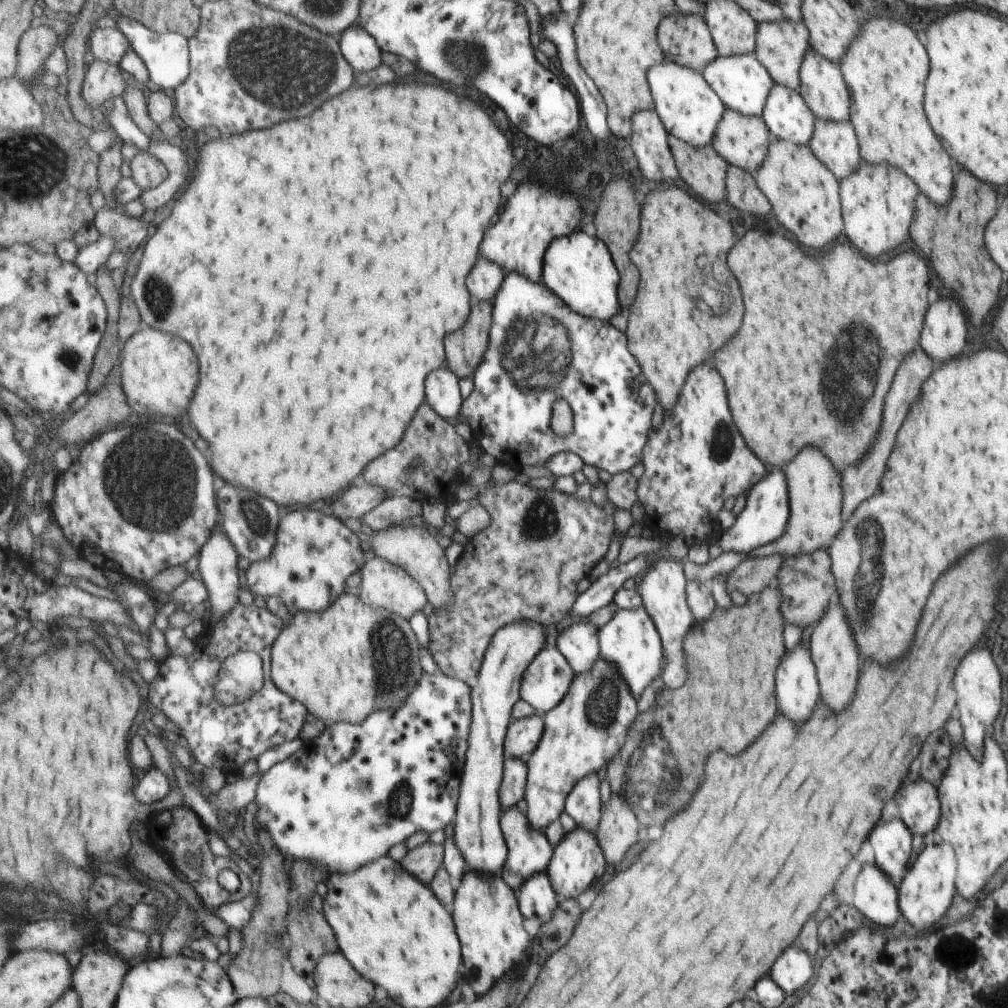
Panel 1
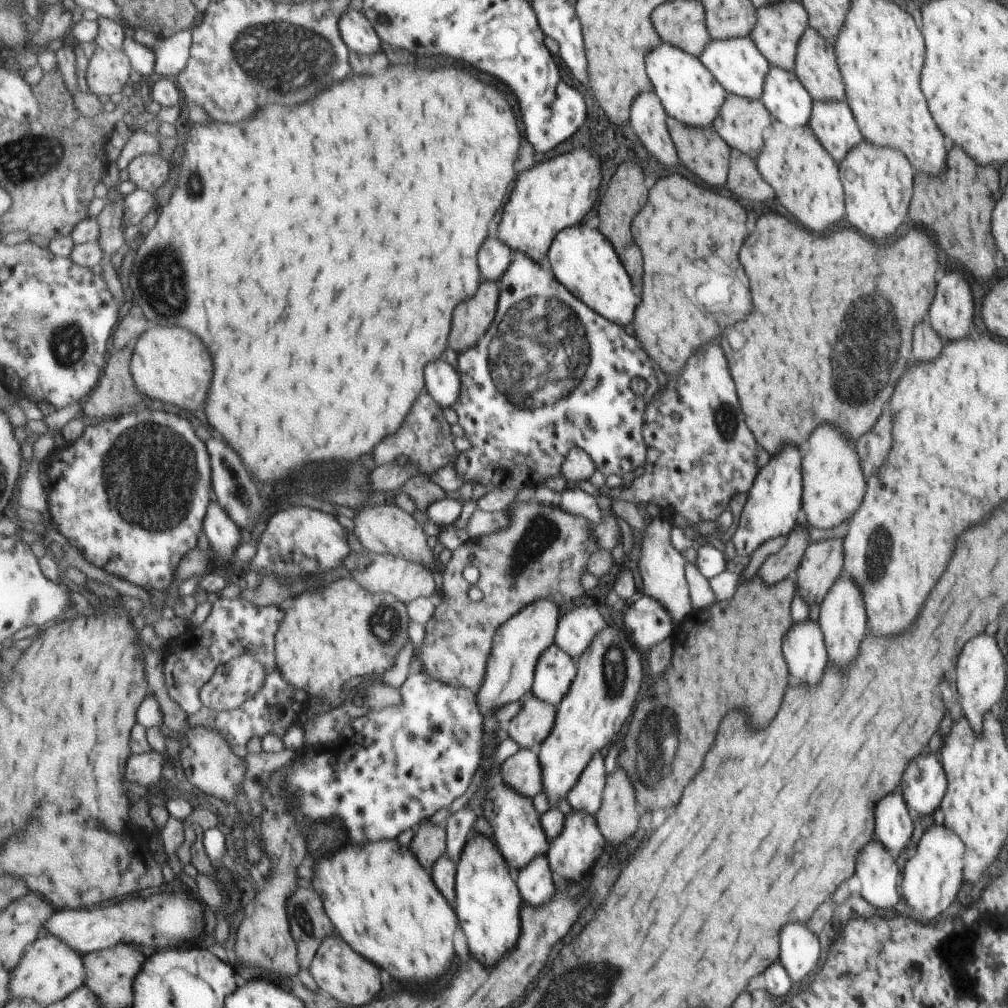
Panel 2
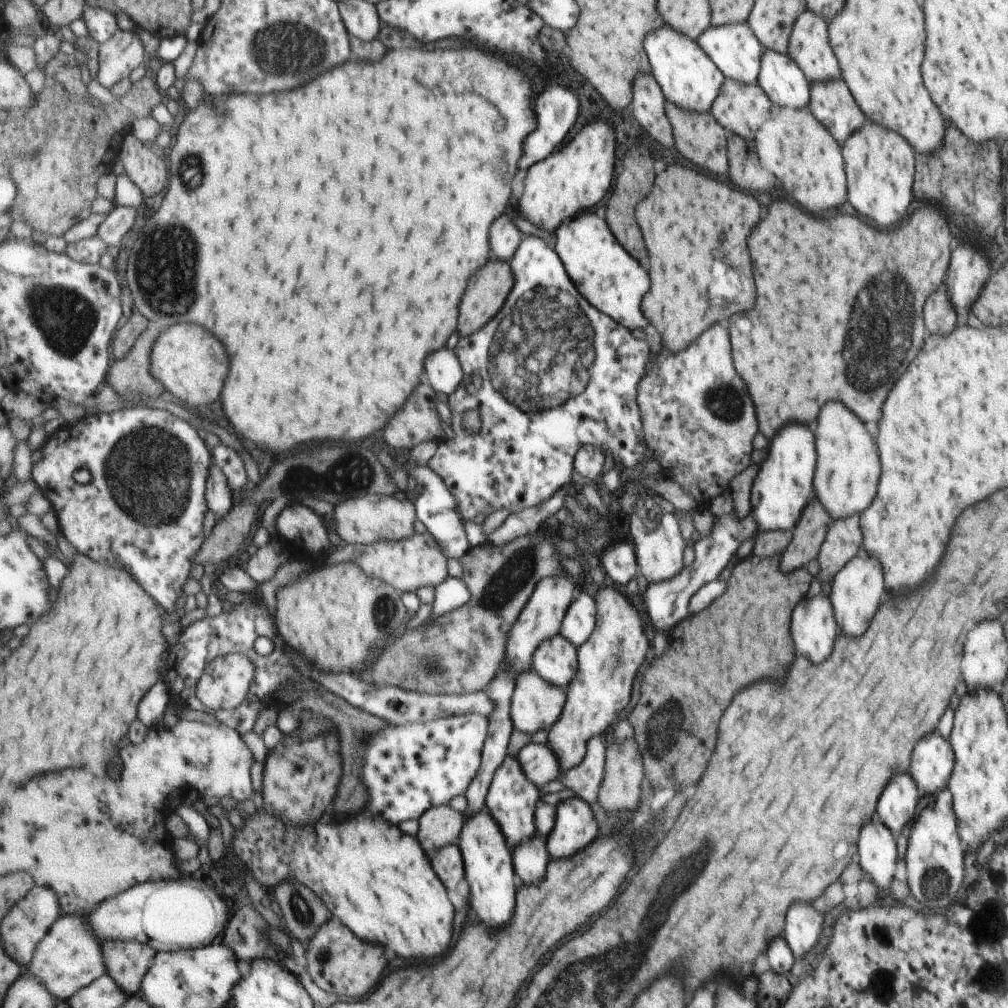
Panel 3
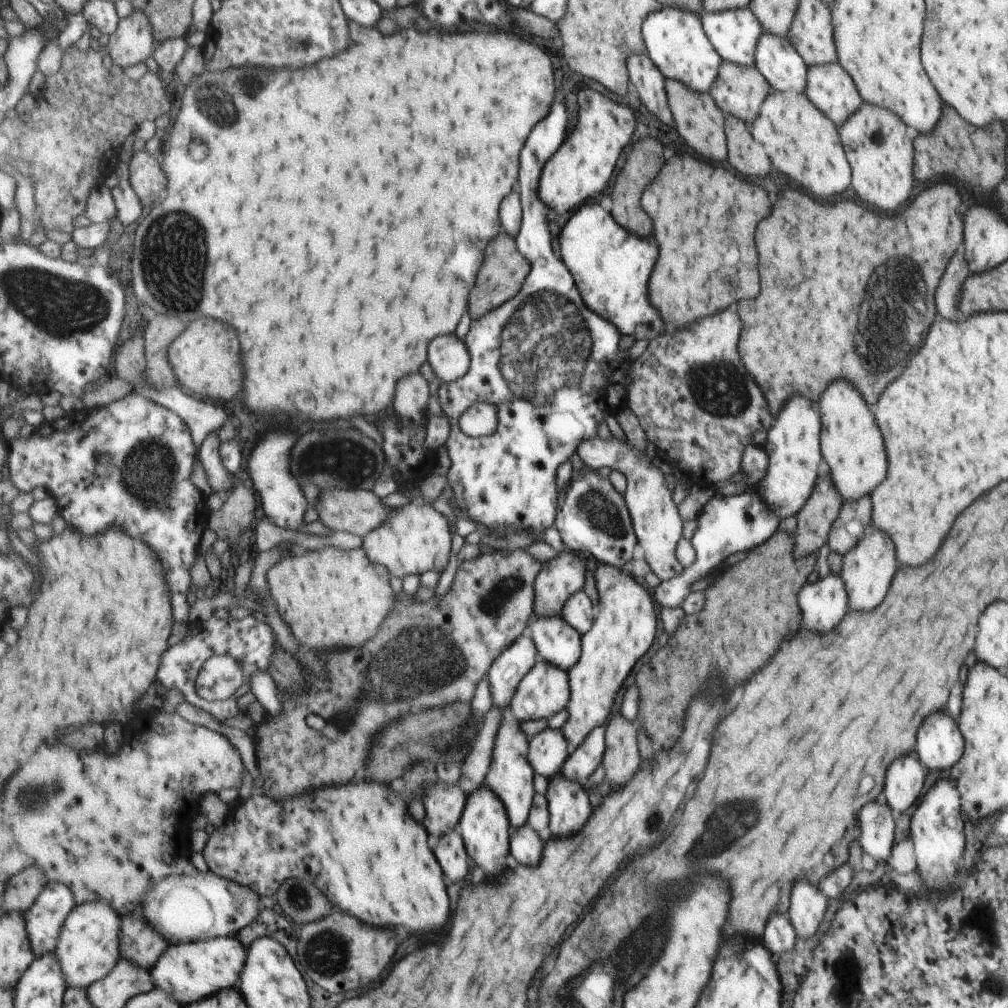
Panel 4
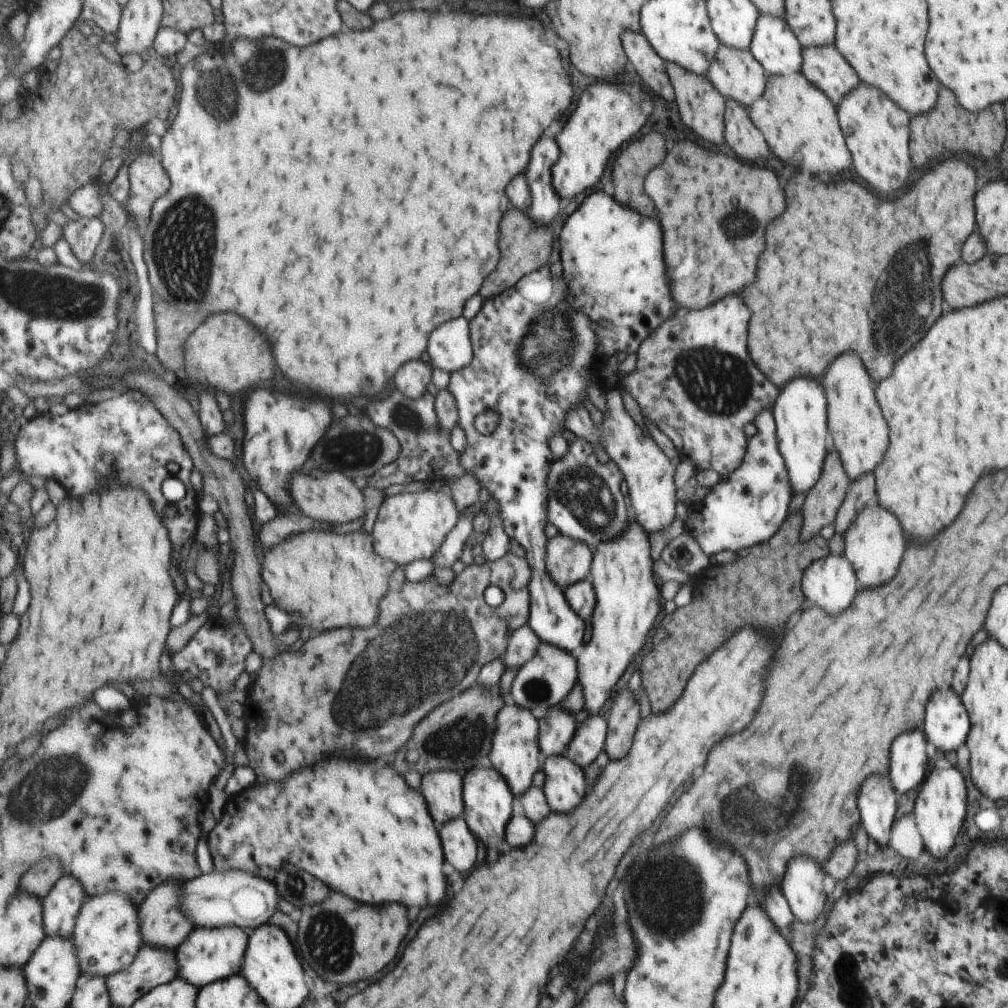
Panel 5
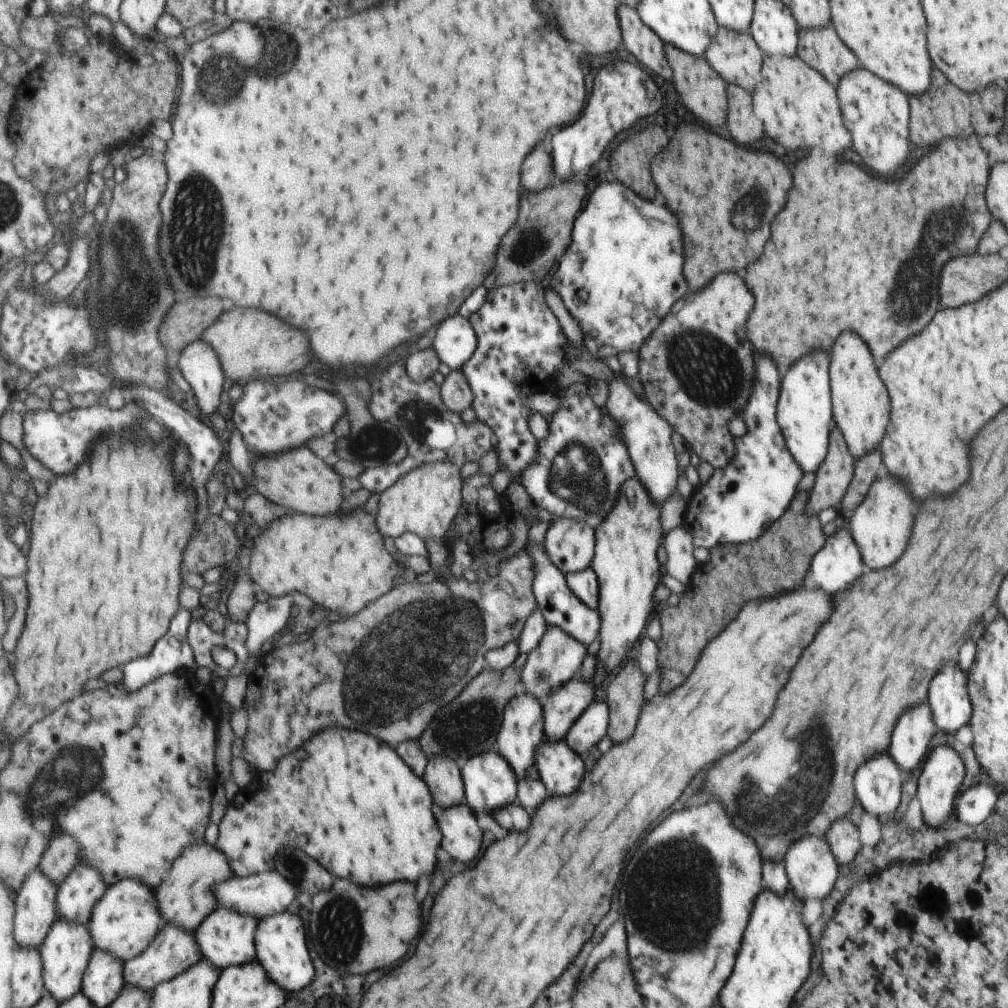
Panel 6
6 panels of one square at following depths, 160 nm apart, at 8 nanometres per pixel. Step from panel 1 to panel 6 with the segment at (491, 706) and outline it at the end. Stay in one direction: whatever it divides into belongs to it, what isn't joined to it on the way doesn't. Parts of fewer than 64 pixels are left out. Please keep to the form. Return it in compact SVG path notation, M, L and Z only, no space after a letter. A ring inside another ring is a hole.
M555 518L546 532L543 546L565 576L585 570L596 553L596 529L587 521Z

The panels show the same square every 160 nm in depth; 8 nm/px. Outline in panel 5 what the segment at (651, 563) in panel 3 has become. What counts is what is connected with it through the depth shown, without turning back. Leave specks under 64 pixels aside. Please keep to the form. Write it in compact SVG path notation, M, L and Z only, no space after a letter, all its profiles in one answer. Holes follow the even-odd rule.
M613 388L607 395L607 412L602 423L598 426L591 420L589 410L583 405L577 405L568 414L564 426L577 437L590 440L593 444L602 444L610 460L615 461L624 472L629 484L629 505L635 516L648 533L661 530L671 524L673 520L673 506L675 506L675 486L673 486L673 466L667 456L659 450L653 439L645 434L645 430L631 418L623 404L623 396L617 388Z

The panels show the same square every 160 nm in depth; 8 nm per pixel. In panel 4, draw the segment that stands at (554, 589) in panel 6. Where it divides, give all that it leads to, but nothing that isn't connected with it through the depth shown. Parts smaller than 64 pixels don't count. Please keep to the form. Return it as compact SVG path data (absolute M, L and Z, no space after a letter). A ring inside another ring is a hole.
M555 104L555 106L553 106L553 112L549 114L549 118L545 118L545 122L541 122L541 126L537 126L537 130L533 130L533 134L529 136L529 142L525 144L525 150L523 150L523 154L521 154L521 178L519 178L519 192L522 198L524 217L520 233L516 236L516 241L519 250L532 262L532 272L530 276L525 279L524 286L516 297L509 299L504 305L499 305L484 317L471 322L469 332L465 336L465 342L472 356L470 371L465 376L453 382L442 382L439 386L438 394L441 409L450 417L450 423L452 424L451 436L445 444L451 460L451 466L449 467L447 476L450 478L450 486L459 507L463 508L469 517L475 519L476 522L480 522L487 529L501 528L501 526L514 526L516 529L522 529L535 539L541 541L543 540L543 532L555 524L559 510L557 476L559 467L573 456L573 452L577 452L581 441L597 437L597 424L603 421L605 412L613 413L615 409L626 405L628 376L631 374L633 364L628 358L627 350L621 351L621 348L619 348L619 342L621 342L622 336L620 331L617 330L617 327L611 321L608 321L594 310L591 310L591 307L584 301L580 288L577 286L576 279L573 278L573 273L569 270L563 258L557 258L557 254L555 254L555 250L553 250L553 244L551 244L553 237L551 230L549 230L549 222L551 222L554 212L547 206L546 202L541 200L540 180L545 165L552 160L564 145L567 132L569 132L569 114L567 114L567 108L565 108L563 104ZM477 403L493 403L499 407L498 416L500 423L494 435L472 437L462 432L460 425L462 414L465 414L467 410ZM563 613L556 617L533 617L528 633L543 661L566 671L580 661L583 635L563 618Z

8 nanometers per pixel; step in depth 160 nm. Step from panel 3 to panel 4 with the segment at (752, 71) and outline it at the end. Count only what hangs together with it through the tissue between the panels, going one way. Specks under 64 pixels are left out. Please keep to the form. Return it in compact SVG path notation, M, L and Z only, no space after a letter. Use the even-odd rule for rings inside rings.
M745 7L700 14L703 32L723 61L739 66L754 65L754 54L763 27Z

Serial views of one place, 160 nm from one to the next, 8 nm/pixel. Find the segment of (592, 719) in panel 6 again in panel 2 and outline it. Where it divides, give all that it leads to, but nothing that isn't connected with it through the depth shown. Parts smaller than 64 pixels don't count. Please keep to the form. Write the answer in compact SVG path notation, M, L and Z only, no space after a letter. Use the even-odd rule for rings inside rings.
M599 752L589 761L579 781L567 796L575 811L586 810L596 816L602 805L607 777L605 752Z

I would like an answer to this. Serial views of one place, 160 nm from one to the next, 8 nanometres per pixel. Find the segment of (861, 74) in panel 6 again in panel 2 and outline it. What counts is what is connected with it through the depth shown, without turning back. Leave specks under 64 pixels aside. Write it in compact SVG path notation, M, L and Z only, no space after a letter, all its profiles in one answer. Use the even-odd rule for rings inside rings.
M863 139L848 150L840 161L841 178L845 178L845 198L849 198L845 218L851 226L855 226L861 234L879 240L893 234L901 222L907 222L913 170L899 150L875 146Z

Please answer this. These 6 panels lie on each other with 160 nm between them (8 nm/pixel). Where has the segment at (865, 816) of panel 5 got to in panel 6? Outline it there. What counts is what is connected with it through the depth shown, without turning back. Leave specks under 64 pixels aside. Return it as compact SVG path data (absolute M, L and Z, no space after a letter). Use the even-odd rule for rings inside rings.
M873 754L857 770L857 796L863 811L885 822L900 801L901 770L887 754Z

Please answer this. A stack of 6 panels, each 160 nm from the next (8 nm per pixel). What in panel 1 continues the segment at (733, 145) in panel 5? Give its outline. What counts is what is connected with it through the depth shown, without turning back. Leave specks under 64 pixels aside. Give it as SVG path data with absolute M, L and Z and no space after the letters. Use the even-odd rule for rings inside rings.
M733 165L728 169L728 176L724 182L727 202L741 210L755 216L769 214L771 205L765 195L757 188L754 175Z

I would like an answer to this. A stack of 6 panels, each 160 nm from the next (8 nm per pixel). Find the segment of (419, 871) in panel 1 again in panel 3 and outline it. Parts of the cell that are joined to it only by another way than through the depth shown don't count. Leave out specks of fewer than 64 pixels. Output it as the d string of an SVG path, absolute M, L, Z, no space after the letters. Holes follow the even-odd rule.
M447 803L429 809L420 818L417 838L423 844L429 858L434 859L439 850L451 843L458 843L465 824L465 814Z

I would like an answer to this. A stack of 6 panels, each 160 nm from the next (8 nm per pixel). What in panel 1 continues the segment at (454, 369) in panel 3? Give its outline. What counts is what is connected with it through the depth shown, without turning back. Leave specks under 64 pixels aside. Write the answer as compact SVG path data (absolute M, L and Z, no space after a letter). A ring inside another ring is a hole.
M449 366L429 374L426 401L443 418L455 418L460 414L464 399L459 388L459 377Z

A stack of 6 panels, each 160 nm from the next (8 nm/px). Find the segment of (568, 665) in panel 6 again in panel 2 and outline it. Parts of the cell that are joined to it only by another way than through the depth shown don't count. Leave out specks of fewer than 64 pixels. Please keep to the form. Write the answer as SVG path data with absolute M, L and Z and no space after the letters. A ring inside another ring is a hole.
M525 696L519 714L506 725L510 738L520 749L529 749L542 745L556 725L558 706L545 702L538 696Z

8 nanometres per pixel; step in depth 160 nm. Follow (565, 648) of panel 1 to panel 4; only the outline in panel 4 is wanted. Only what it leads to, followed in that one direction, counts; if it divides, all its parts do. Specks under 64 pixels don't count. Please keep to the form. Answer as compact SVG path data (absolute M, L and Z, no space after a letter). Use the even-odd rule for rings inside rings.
M583 589L568 600L563 610L563 618L582 635L593 628L596 615L597 607L593 606L591 598Z

